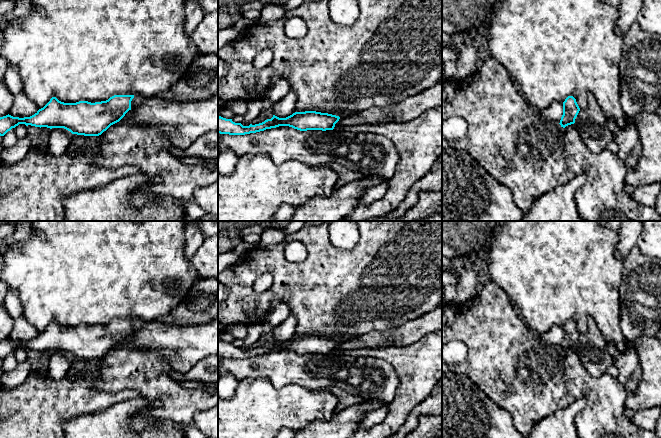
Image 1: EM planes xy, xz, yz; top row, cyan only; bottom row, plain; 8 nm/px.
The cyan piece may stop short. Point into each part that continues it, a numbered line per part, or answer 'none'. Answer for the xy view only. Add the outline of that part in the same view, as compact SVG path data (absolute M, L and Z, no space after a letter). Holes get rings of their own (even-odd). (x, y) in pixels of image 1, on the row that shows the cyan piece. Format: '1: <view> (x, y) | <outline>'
1: xy (183, 123) | M218 91L210 98L196 102L180 102L160 95L149 98L134 96L131 110L136 113L139 124L159 129L180 150L188 149L202 135L218 131Z

